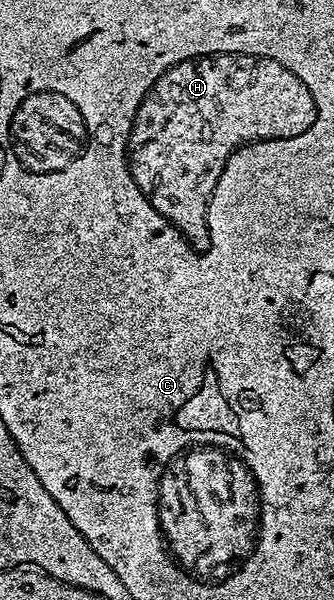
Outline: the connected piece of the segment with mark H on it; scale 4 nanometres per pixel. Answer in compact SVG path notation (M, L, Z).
M223 52L211 56L198 56L195 60L184 60L175 66L171 66L163 75L154 82L151 90L143 98L139 110L135 114L133 129L129 135L129 147L127 159L129 169L137 172L137 180L141 180L141 188L153 196L153 204L165 212L165 216L173 216L197 244L205 244L205 220L201 220L201 212L205 212L205 196L209 196L209 188L213 188L213 180L217 180L217 172L221 172L229 165L233 153L239 151L244 144L255 144L258 140L289 140L292 136L301 136L315 122L317 117L317 103L311 98L311 90L303 86L303 82L287 66L275 62L266 56L246 56L236 52Z

